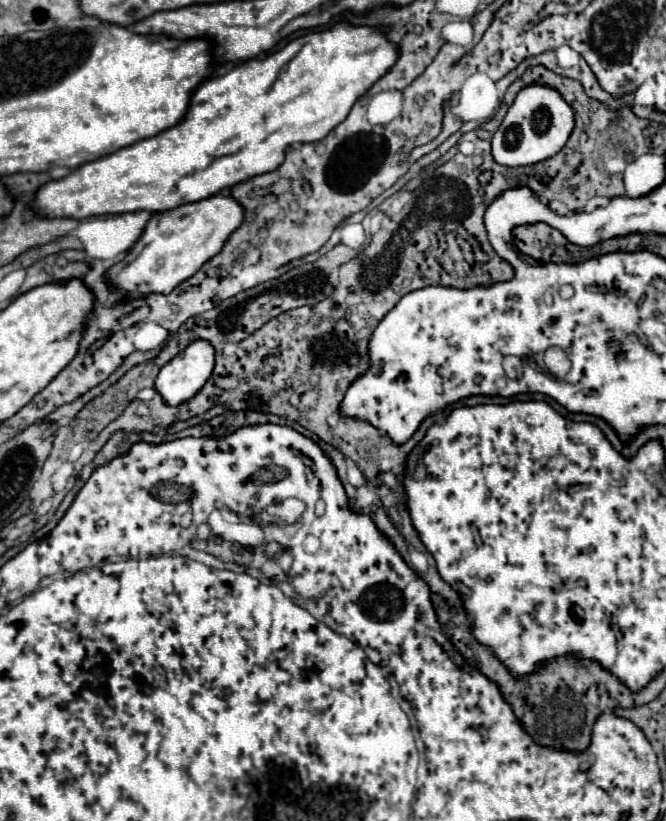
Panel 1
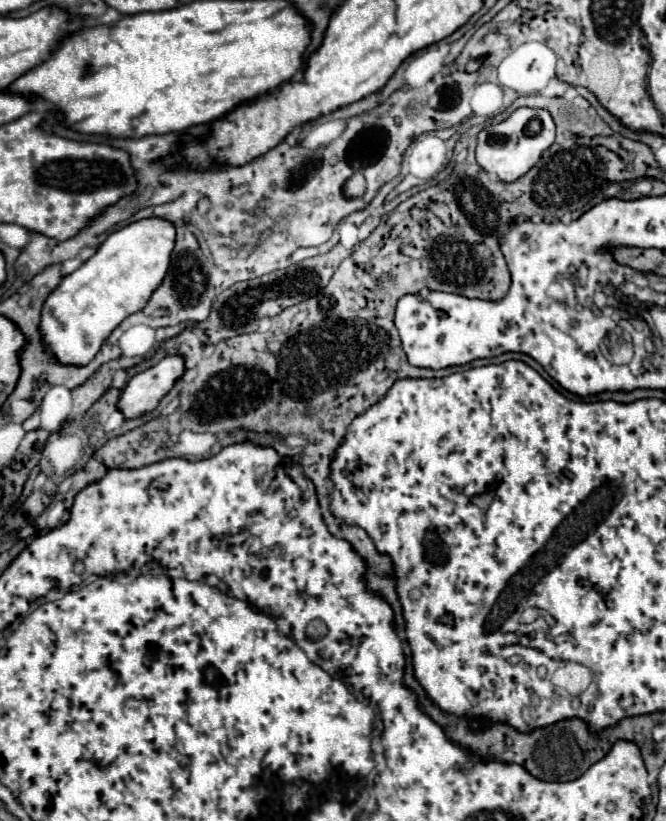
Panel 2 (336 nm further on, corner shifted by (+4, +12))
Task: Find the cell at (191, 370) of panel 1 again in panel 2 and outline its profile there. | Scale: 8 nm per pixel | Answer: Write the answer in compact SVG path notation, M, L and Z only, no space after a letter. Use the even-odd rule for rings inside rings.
M168 355L158 365L134 375L118 399L118 409L124 419L136 419L154 411L182 373L184 359L180 355Z

